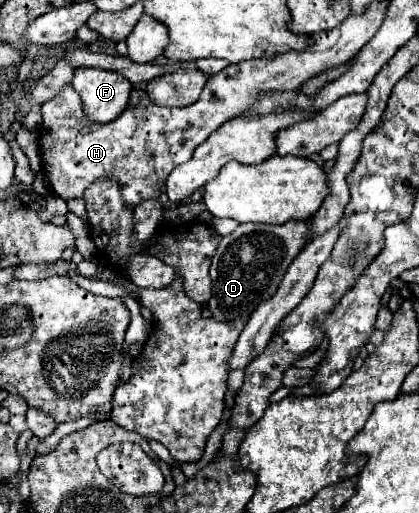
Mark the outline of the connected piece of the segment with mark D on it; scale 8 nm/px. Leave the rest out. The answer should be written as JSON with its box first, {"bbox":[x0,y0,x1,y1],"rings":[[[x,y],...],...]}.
{"bbox":[207,222,309,320],"rings":[[[285,222],[279,226],[267,226],[267,224],[239,224],[229,236],[223,236],[217,248],[217,256],[213,256],[211,264],[211,280],[213,280],[213,296],[207,304],[215,320],[237,320],[243,314],[251,314],[259,302],[273,296],[279,288],[281,278],[285,276],[289,264],[293,258],[301,252],[301,248],[307,242],[307,228],[309,222]]]}

